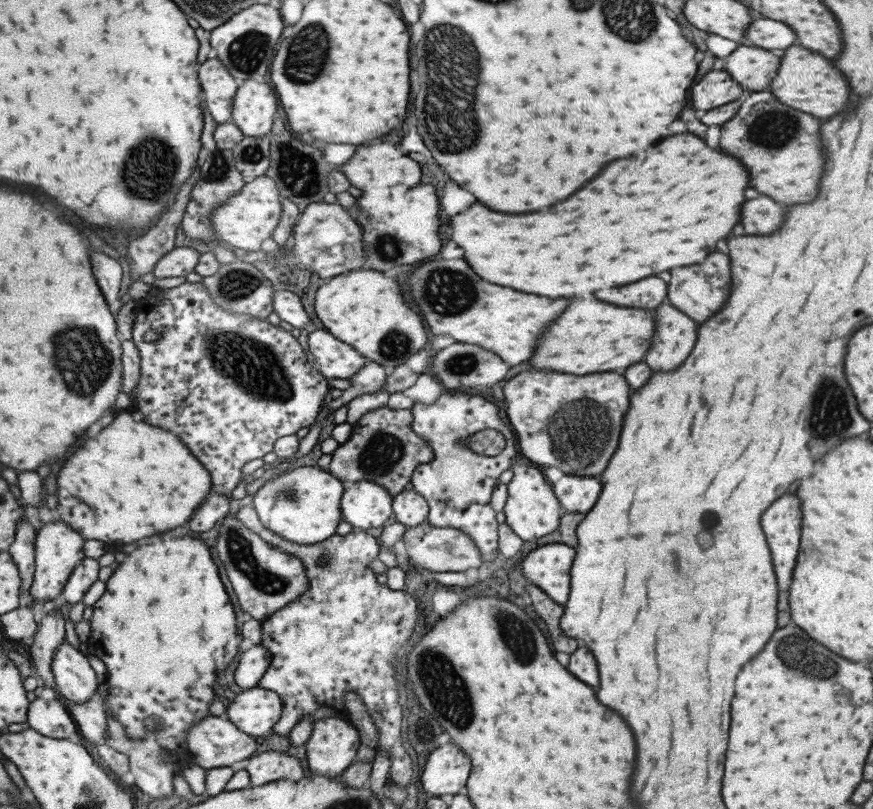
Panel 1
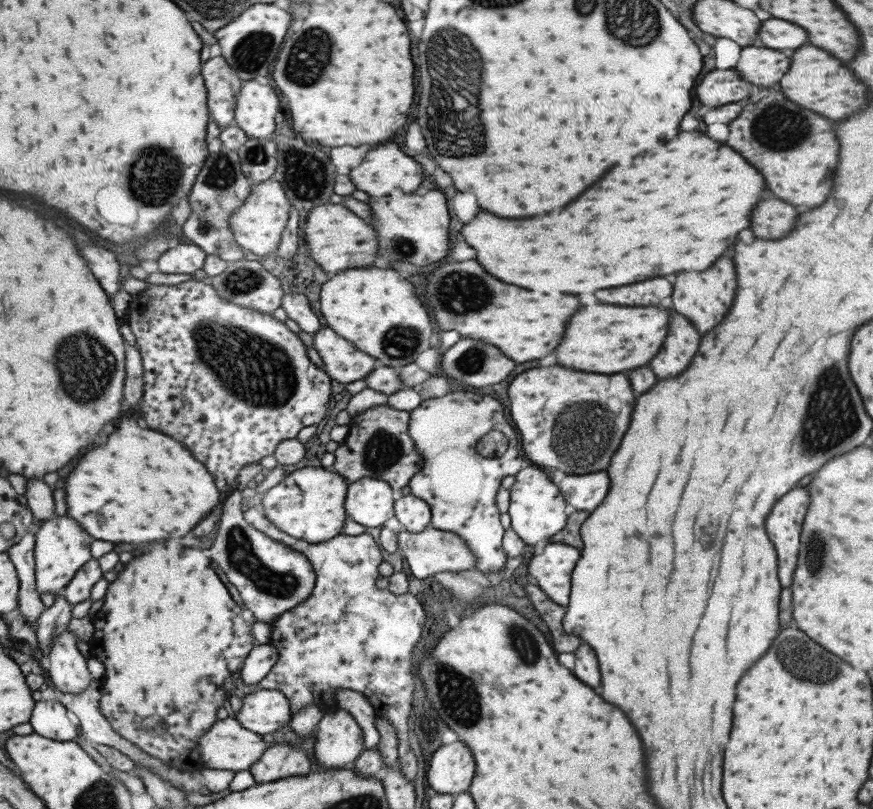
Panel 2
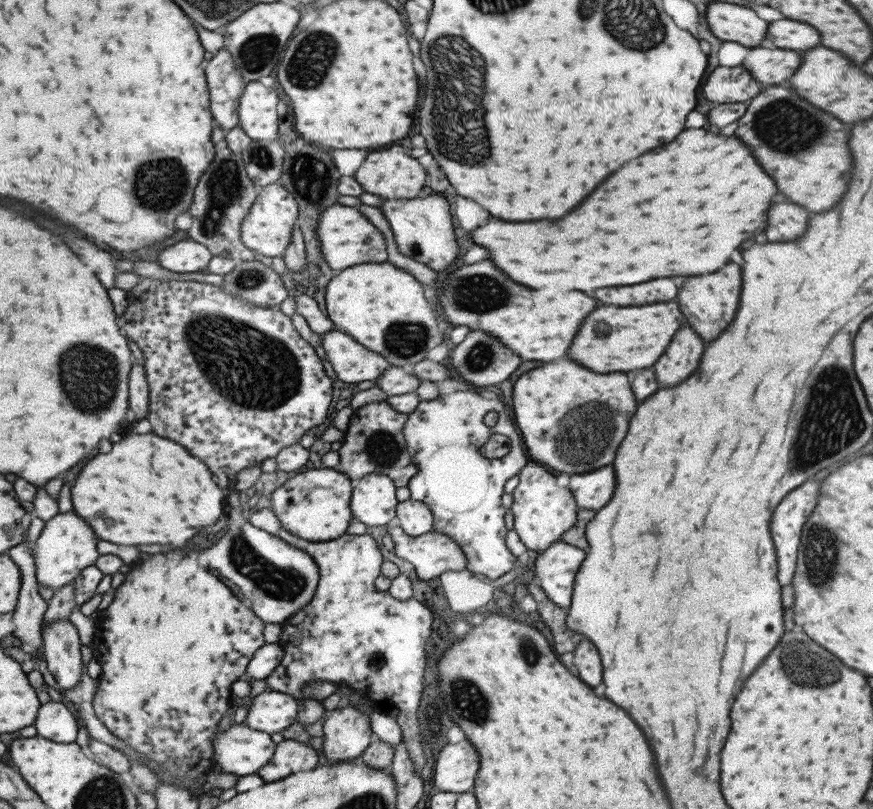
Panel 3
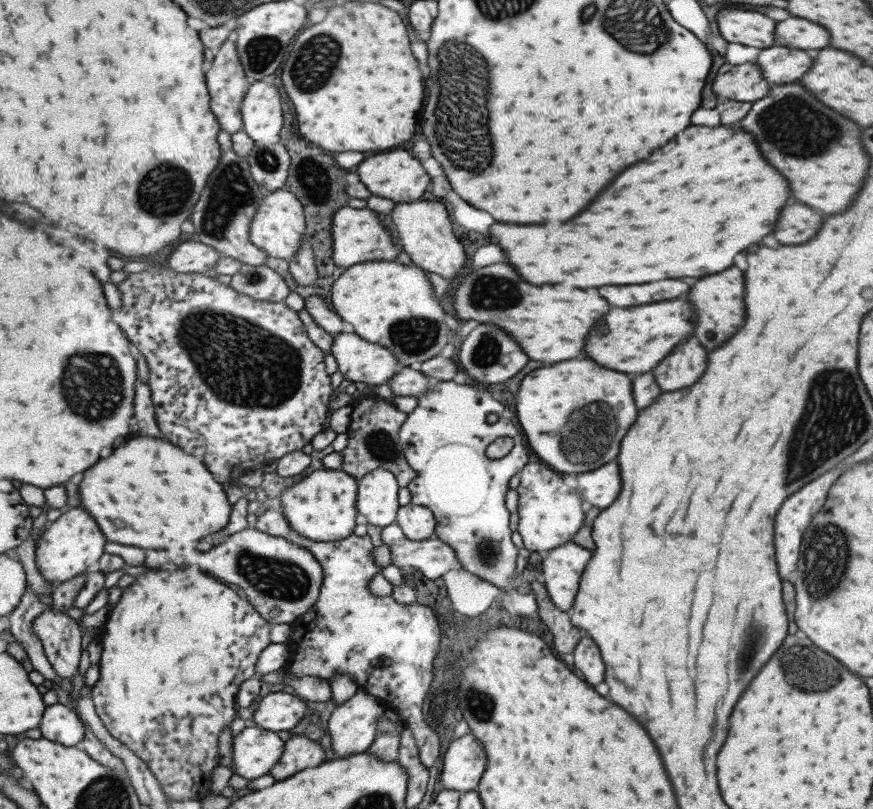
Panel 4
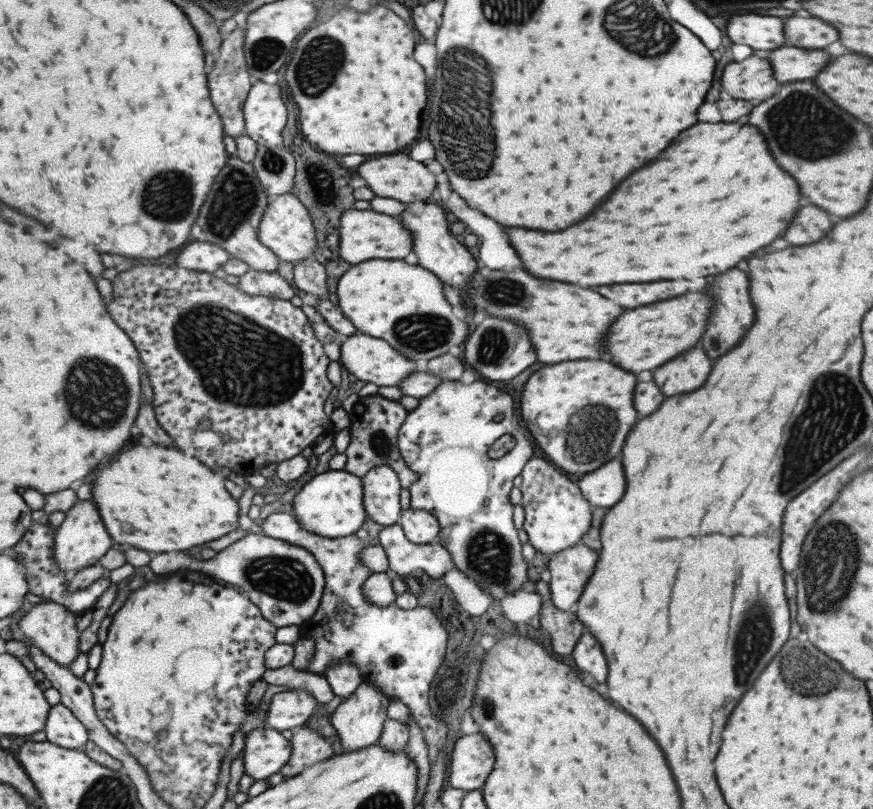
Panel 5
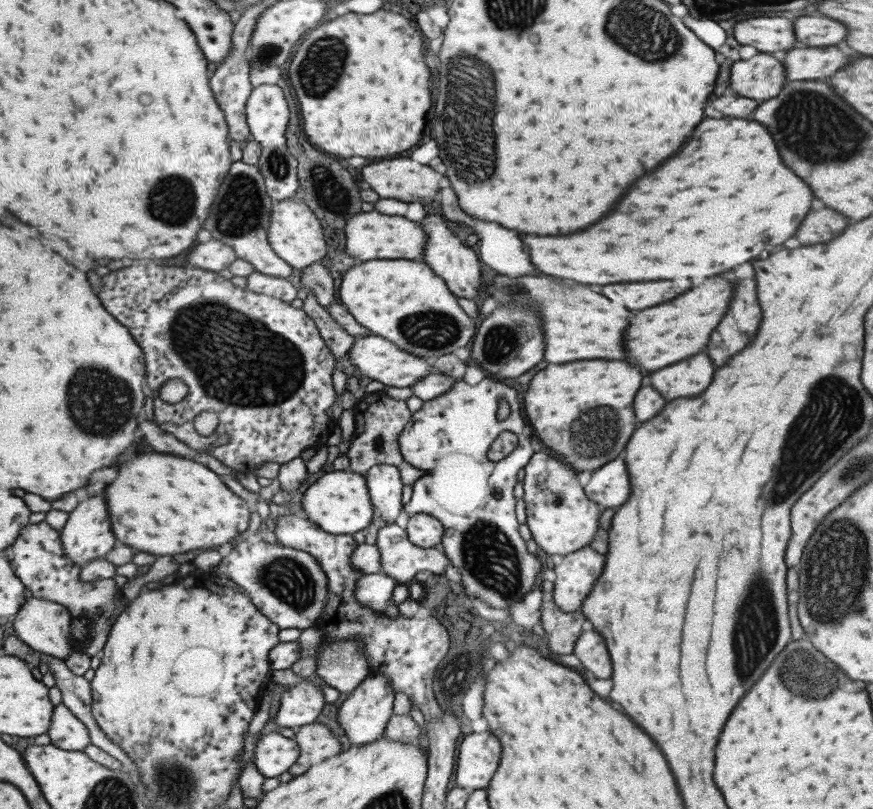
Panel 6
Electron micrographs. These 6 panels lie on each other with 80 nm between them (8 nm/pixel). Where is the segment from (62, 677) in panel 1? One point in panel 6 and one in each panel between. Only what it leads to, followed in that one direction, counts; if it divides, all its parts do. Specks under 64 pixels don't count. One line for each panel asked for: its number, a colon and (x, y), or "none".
2: (69, 670)
3: (62, 645)
4: (61, 635)
5: (52, 626)
6: (45, 625)

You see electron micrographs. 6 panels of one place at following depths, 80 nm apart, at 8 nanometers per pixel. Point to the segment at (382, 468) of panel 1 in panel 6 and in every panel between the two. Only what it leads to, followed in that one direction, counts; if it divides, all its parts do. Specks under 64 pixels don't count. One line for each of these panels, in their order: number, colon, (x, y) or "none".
2: (377, 445)
3: (373, 443)
4: (372, 433)
5: (374, 421)
6: (378, 419)

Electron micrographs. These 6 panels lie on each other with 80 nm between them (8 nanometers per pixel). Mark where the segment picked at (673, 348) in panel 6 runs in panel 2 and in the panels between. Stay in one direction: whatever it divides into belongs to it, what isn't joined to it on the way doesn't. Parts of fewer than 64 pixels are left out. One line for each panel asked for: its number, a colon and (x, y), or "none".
2: (602, 338)
3: (610, 339)
4: (626, 339)
5: (641, 339)

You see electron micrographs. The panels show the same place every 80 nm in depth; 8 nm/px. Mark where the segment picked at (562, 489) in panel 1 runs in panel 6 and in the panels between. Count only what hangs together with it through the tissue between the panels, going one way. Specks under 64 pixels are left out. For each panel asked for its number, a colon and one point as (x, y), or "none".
2: (581, 492)
3: (590, 491)
4: (598, 488)
5: (602, 487)
6: (607, 486)

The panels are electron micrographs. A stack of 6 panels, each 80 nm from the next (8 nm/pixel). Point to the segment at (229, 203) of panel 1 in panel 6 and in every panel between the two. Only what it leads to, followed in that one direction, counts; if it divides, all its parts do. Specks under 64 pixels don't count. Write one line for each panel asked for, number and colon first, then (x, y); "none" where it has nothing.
2: (256, 225)
3: (266, 227)
4: (277, 227)
5: (285, 228)
6: (294, 233)

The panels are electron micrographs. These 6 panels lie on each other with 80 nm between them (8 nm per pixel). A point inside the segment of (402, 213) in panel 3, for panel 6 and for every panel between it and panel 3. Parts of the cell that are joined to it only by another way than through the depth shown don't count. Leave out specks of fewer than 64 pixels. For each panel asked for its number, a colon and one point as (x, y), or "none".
4: (424, 231)
5: (438, 251)
6: (457, 264)

